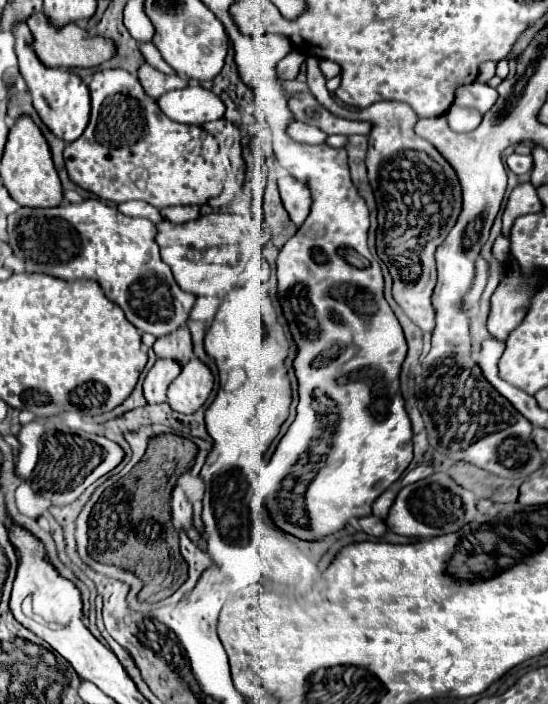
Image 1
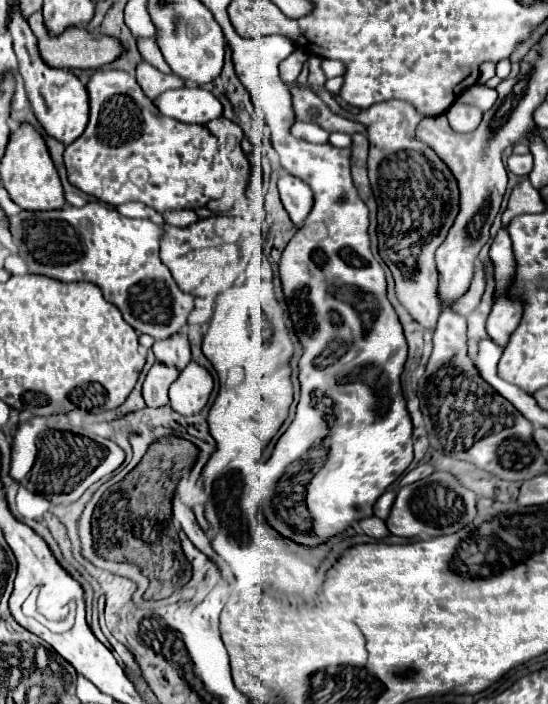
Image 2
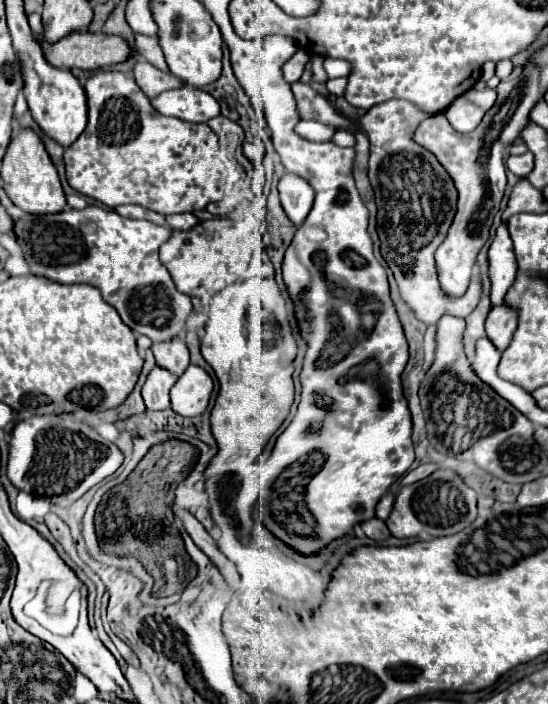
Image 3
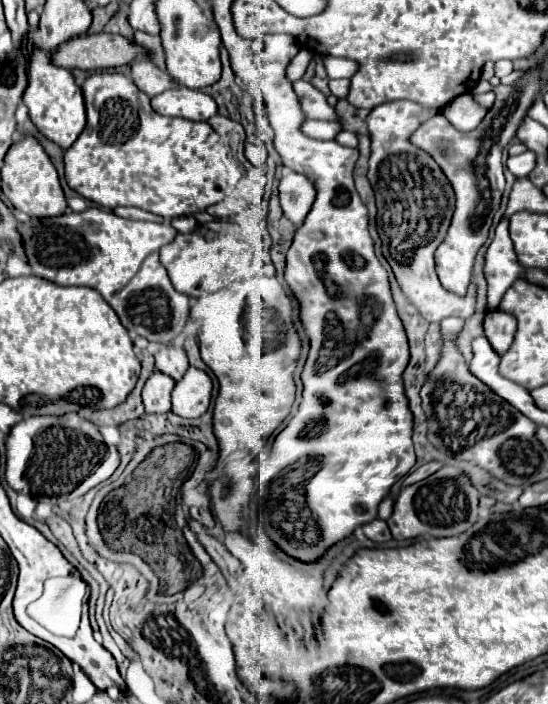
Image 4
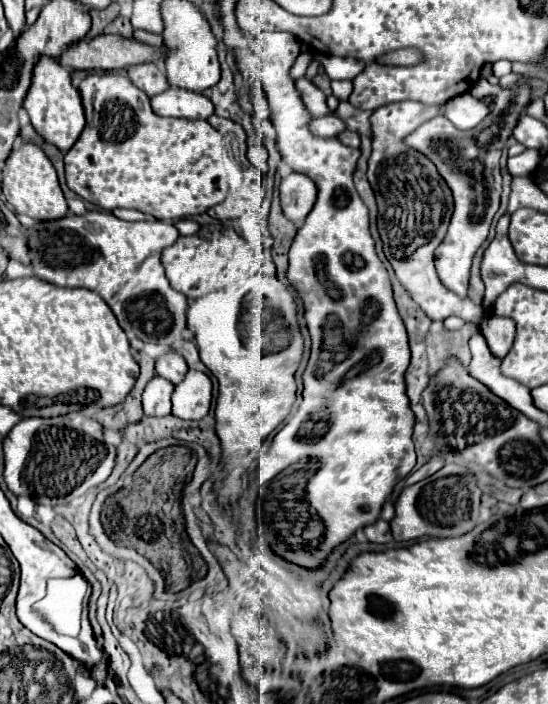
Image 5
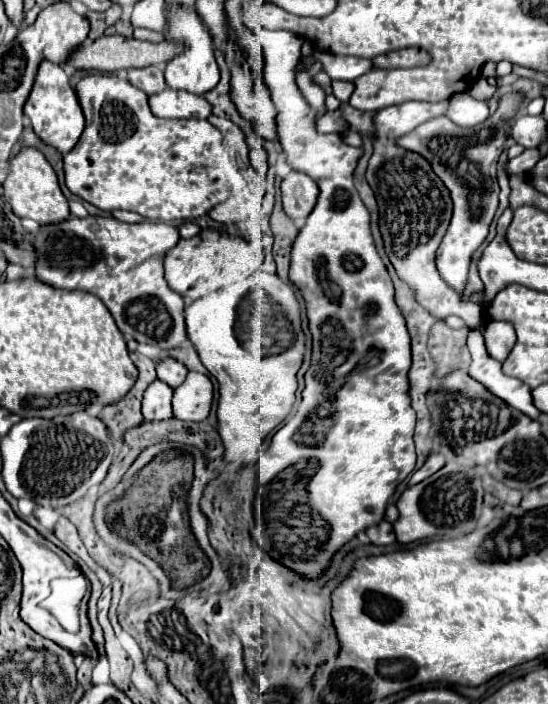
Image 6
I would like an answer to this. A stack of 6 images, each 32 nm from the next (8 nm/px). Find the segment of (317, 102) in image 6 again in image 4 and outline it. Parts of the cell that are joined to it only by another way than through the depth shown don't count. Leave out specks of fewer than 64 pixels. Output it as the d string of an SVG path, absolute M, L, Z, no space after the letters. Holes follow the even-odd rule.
M294 82L292 86L296 90L296 96L300 98L300 108L304 110L304 116L306 118L340 122L340 118L334 112L334 108L328 106L326 96L322 92L318 92L310 82Z

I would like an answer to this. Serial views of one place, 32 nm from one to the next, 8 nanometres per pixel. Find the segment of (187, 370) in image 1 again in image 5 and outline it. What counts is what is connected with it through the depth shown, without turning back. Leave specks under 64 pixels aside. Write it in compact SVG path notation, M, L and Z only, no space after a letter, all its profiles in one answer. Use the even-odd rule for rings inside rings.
M188 370L184 382L174 388L172 414L184 420L200 420L208 414L212 400L212 382L204 372Z

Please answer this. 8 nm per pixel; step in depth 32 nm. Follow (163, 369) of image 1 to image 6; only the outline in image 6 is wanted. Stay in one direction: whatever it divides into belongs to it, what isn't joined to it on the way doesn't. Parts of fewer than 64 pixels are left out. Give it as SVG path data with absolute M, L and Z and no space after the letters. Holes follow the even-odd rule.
M156 378L156 382L152 382L152 386L148 386L148 390L144 392L144 400L142 400L144 418L146 420L170 418L172 416L170 398L172 398L172 388L164 386L164 382Z

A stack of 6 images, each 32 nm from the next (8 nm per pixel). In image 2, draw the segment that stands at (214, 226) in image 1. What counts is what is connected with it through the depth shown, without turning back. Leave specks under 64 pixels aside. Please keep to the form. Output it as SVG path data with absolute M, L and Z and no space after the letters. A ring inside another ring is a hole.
M218 214L218 216L210 216L210 218L202 218L198 222L194 222L192 226L186 228L178 228L178 226L168 226L162 224L162 238L160 238L160 258L162 262L170 268L178 288L182 292L188 292L192 296L216 296L222 294L224 290L228 290L230 286L234 286L240 278L242 272L246 272L252 256L256 252L260 252L262 258L262 244L264 238L258 230L258 226L248 226L248 222L240 216L226 216L226 214Z

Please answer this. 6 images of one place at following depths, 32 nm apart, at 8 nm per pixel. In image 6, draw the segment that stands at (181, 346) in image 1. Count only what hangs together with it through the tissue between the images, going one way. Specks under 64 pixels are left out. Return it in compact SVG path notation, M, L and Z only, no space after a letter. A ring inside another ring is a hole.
M172 356L162 358L162 360L156 364L156 372L158 372L158 378L164 380L166 384L170 384L172 388L180 386L180 384L184 382L186 374L188 374L186 366L184 366L180 360L172 358Z

